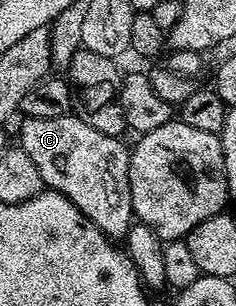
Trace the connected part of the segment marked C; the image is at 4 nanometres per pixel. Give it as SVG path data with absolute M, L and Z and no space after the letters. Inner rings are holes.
M67 114L60 118L32 118L25 117L23 124L18 128L17 143L32 158L36 170L40 170L40 178L43 185L51 192L64 194L88 218L104 233L111 238L125 237L134 220L132 210L132 194L130 193L130 148L122 145L123 142L117 136L105 136L96 130L96 126L88 126L88 122L82 120L81 115Z

